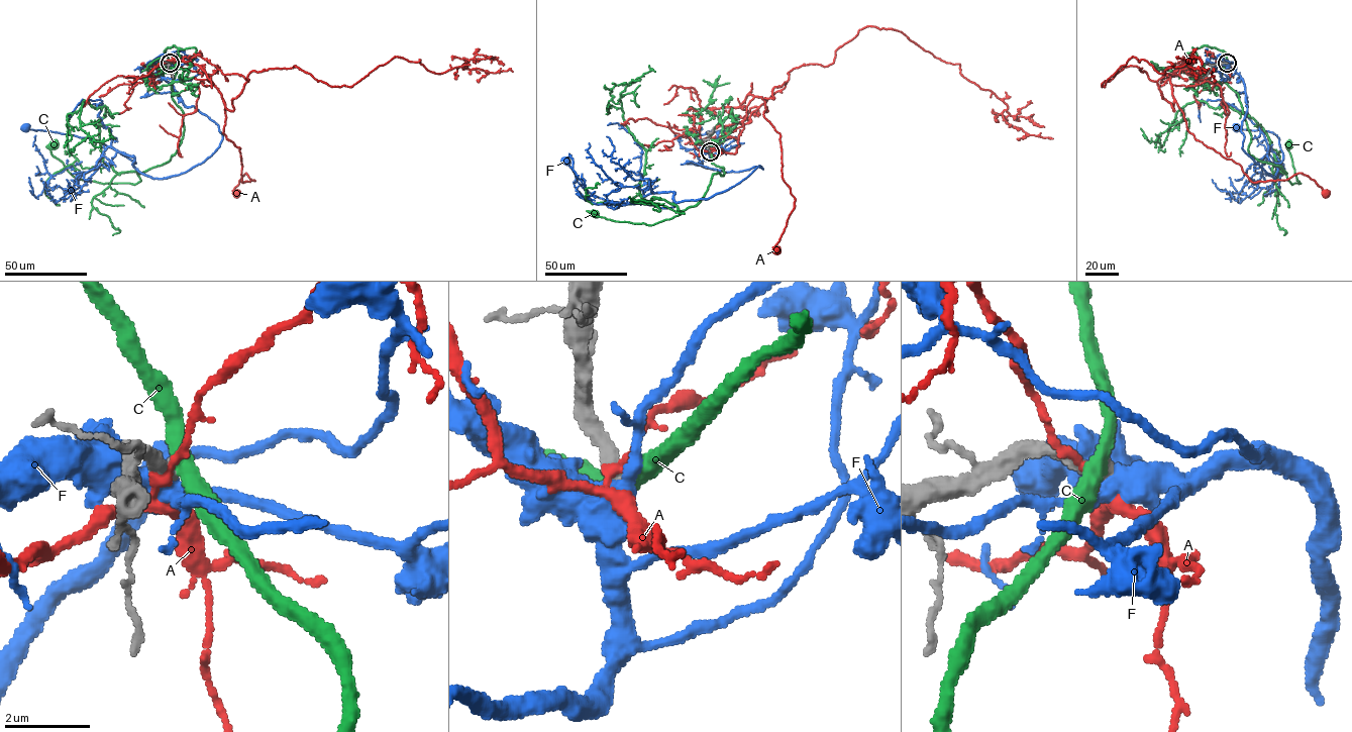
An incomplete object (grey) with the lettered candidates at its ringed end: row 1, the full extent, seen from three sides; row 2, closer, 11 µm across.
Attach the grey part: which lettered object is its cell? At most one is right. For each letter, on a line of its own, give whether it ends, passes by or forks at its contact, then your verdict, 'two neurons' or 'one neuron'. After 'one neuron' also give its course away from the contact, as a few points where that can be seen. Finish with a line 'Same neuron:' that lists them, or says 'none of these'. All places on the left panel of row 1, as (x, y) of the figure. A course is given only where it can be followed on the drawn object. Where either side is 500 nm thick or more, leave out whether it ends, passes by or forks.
A: it passes by; two neurons
C: it passes by; two neurons
F: two neurons
Same neuron: none of these

